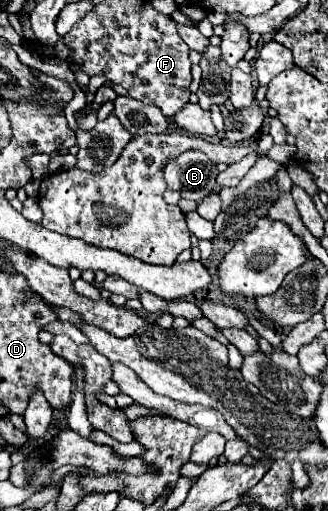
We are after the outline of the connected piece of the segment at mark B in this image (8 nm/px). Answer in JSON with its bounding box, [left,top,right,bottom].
[165,150,217,202]

